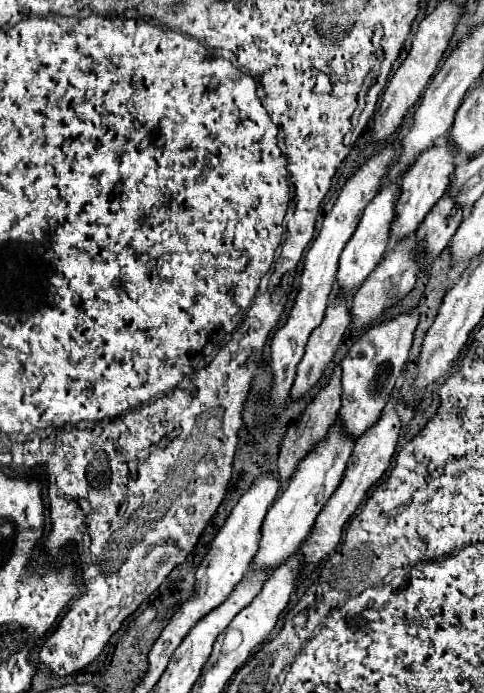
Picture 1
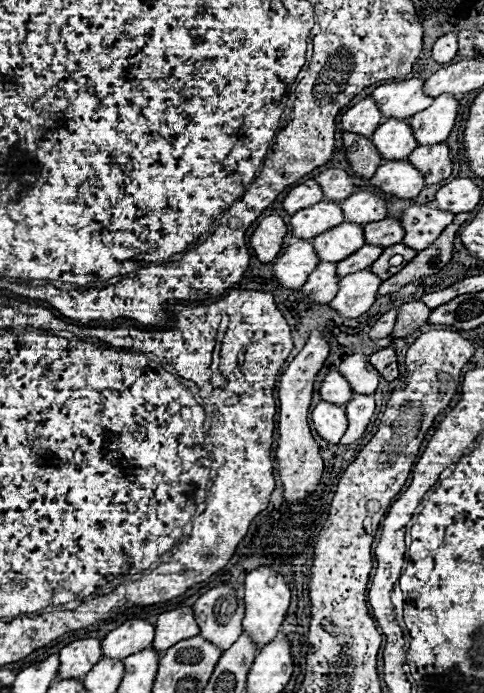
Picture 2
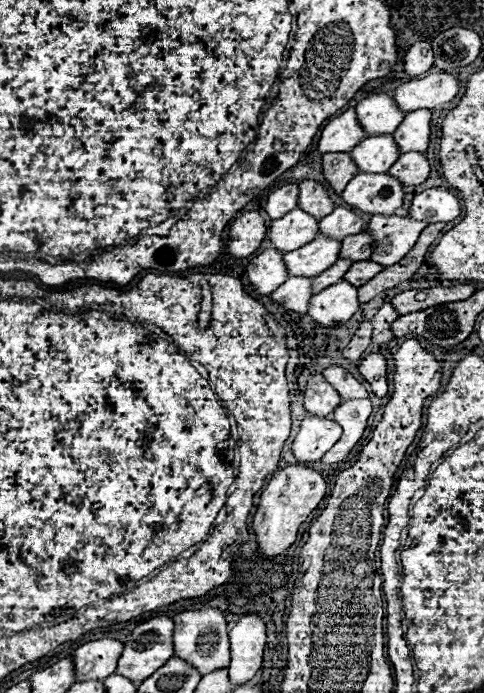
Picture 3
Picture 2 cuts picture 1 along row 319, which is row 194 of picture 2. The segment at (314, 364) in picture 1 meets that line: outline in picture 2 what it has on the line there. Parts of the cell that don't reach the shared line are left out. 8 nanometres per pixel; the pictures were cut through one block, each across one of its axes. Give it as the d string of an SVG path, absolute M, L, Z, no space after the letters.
M338 168L324 170L316 176L316 182L322 186L326 200L340 202L344 200L344 196L350 196L354 192L354 180L346 170L338 170Z

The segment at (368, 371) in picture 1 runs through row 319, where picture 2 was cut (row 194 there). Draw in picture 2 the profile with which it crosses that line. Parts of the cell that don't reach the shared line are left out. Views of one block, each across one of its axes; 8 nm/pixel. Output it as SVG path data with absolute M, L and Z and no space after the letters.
M386 160L370 178L370 184L398 198L416 198L424 188L424 176L408 160Z

